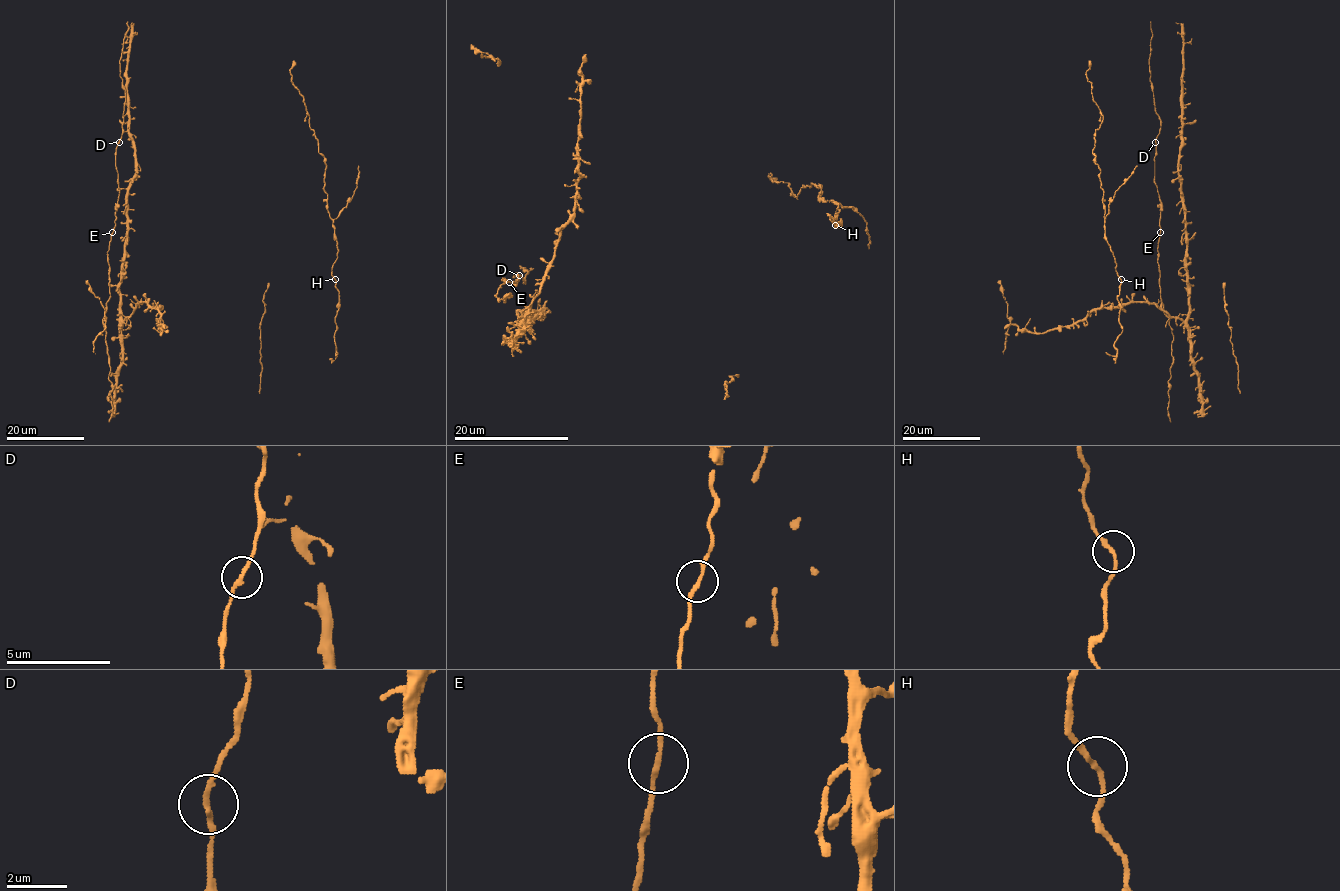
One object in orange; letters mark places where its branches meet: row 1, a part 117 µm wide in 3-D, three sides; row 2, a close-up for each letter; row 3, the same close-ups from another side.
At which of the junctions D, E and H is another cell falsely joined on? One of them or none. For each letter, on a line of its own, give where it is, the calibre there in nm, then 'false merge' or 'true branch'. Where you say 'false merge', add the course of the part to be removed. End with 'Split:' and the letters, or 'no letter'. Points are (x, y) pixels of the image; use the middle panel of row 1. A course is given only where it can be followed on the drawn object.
D: (519, 275) | 180 nm | true branch
E: (509, 282) | 170 nm | true branch
H: (835, 225) | 180 nm | true branch
Split: no letter

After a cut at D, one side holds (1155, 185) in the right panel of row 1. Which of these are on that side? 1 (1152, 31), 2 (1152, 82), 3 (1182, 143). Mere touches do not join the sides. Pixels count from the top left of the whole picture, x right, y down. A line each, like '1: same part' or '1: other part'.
1: other part
2: other part
3: same part

